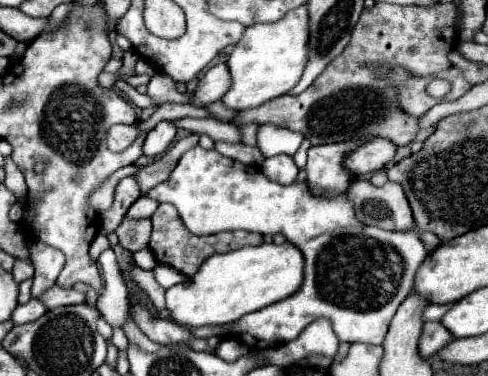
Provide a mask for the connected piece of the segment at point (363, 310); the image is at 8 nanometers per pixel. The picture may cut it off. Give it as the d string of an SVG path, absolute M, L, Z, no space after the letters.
M200 146L188 150L170 178L154 186L148 196L172 204L186 228L196 236L224 230L248 230L270 236L282 234L290 244L302 250L302 286L292 296L246 314L232 326L236 336L252 336L240 338L248 348L258 348L260 342L266 342L262 346L292 342L318 318L328 318L332 322L332 330L340 342L382 344L394 312L412 292L418 264L428 256L418 234L412 230L386 232L360 224L346 192L322 196L310 192L308 182L294 182L290 186L274 184L260 168Z

